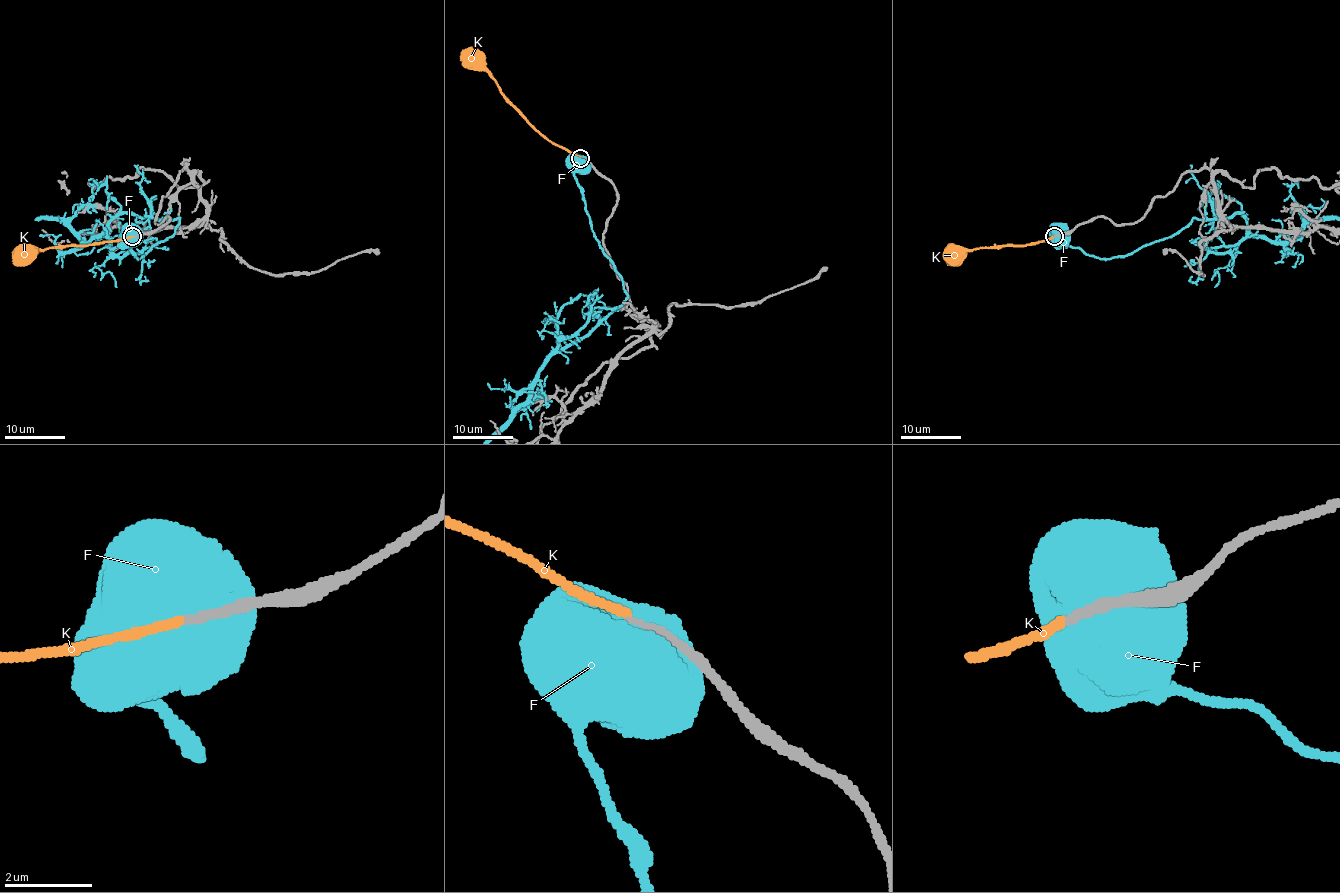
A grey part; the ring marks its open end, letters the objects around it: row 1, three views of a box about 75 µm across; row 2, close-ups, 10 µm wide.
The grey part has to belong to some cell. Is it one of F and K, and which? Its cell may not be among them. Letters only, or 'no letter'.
no letter

